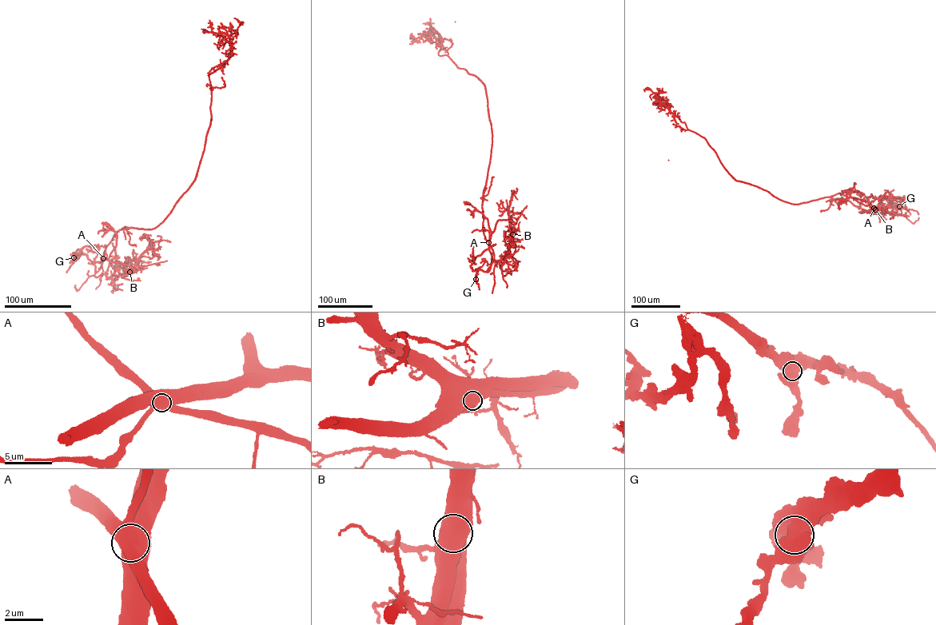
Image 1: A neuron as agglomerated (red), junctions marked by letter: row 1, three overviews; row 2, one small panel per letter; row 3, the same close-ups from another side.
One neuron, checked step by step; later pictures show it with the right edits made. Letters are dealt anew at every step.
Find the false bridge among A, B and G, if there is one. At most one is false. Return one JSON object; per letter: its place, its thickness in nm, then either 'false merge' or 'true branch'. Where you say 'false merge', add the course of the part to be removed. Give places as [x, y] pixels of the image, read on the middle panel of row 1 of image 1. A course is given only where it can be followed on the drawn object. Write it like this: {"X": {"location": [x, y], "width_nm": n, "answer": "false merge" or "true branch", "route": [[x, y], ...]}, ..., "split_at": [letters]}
{"A": {"location": [488, 242], "width_nm": 1250, "answer": "false merge", "route": [[488, 242], [482, 205], [492, 134], [485, 85], [439, 55], [439, 34], [410, 34]]}, "B": {"location": [512, 234], "width_nm": 1000, "answer": "true branch"}, "G": {"location": [475, 279], "width_nm": 1050, "answer": "true branch"}, "split_at": ["A"]}

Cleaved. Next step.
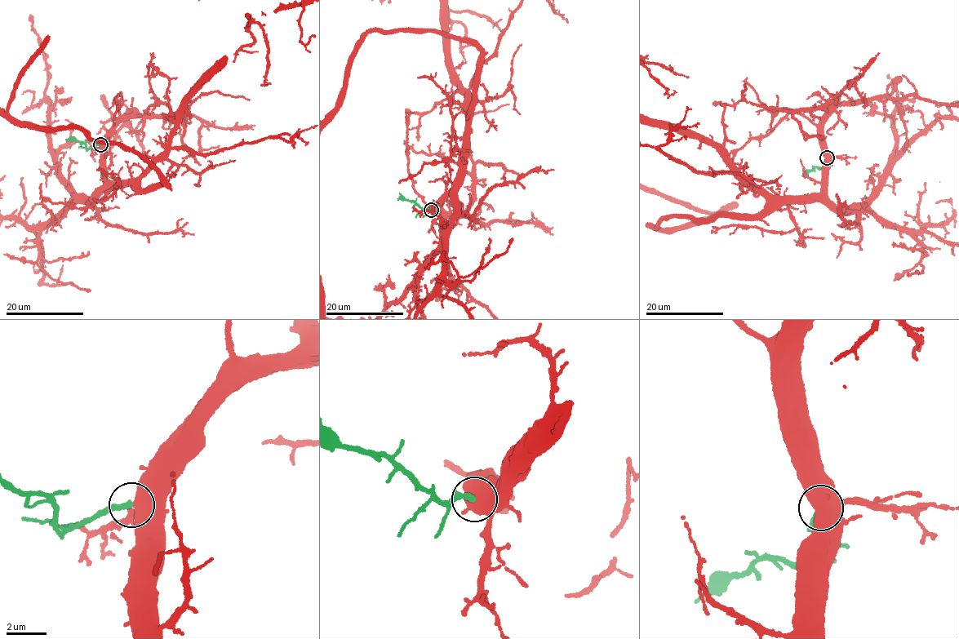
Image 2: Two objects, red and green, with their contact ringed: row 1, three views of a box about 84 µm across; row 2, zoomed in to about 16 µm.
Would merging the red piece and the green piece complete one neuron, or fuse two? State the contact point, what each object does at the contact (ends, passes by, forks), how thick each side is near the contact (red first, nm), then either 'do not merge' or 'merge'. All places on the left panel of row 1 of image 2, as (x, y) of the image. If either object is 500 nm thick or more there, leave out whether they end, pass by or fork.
at (100, 144); red passes by; green ends there; 480 nm thick on the red side, 260 nm on the other; merge

